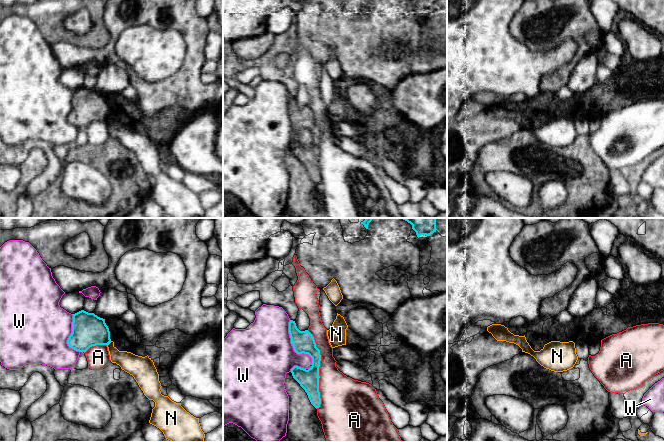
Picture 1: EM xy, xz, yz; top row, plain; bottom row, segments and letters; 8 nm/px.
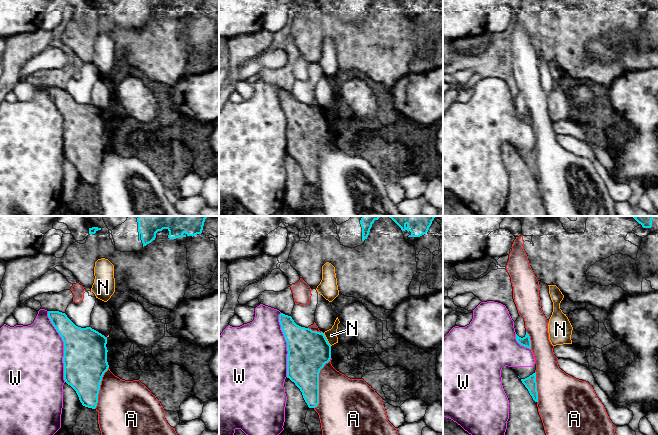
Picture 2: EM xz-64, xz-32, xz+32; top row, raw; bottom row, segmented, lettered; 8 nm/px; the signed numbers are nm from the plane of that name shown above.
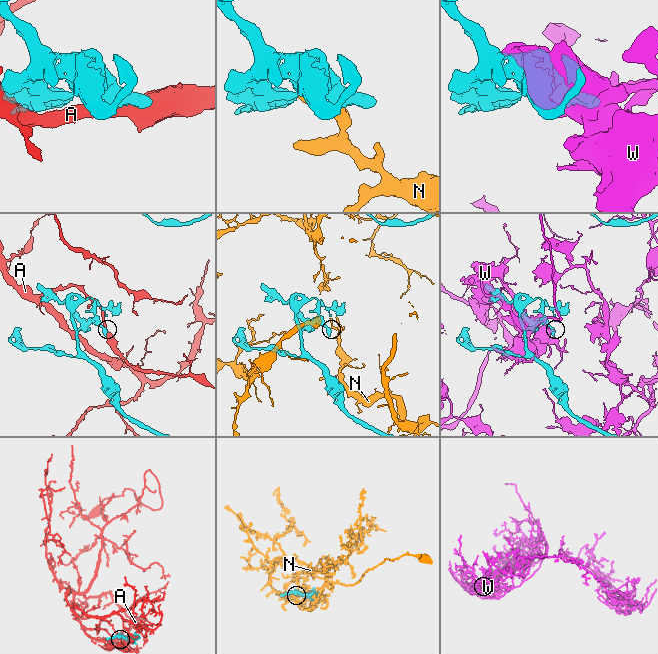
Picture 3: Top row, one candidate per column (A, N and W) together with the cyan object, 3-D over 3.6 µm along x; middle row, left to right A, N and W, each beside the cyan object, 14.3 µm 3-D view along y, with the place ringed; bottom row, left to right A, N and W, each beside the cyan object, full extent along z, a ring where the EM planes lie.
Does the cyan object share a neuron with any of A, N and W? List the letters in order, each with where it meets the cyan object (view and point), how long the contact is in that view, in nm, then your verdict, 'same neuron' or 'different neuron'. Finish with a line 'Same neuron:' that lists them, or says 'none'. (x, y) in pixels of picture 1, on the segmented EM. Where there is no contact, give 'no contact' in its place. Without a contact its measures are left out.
A: xz (318, 369) | 650 nm | different neuron
N: xy (109, 342) | 50 nm | different neuron
W: xz (293, 347) | 400 nm | different neuron
Same neuron: none

